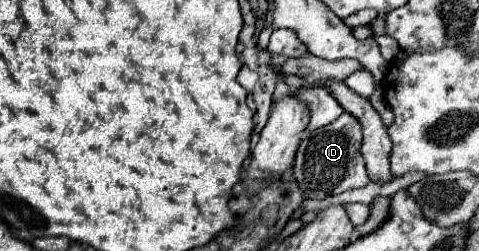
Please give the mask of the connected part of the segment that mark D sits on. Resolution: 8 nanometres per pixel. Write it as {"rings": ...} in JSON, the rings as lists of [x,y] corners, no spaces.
{"rings":[[[342,113],[332,125],[326,125],[324,129],[306,133],[300,141],[300,149],[296,153],[294,163],[296,183],[306,193],[306,197],[326,199],[332,195],[340,195],[348,189],[368,185],[370,177],[360,155],[360,143],[362,143],[360,123],[350,113]]]}

